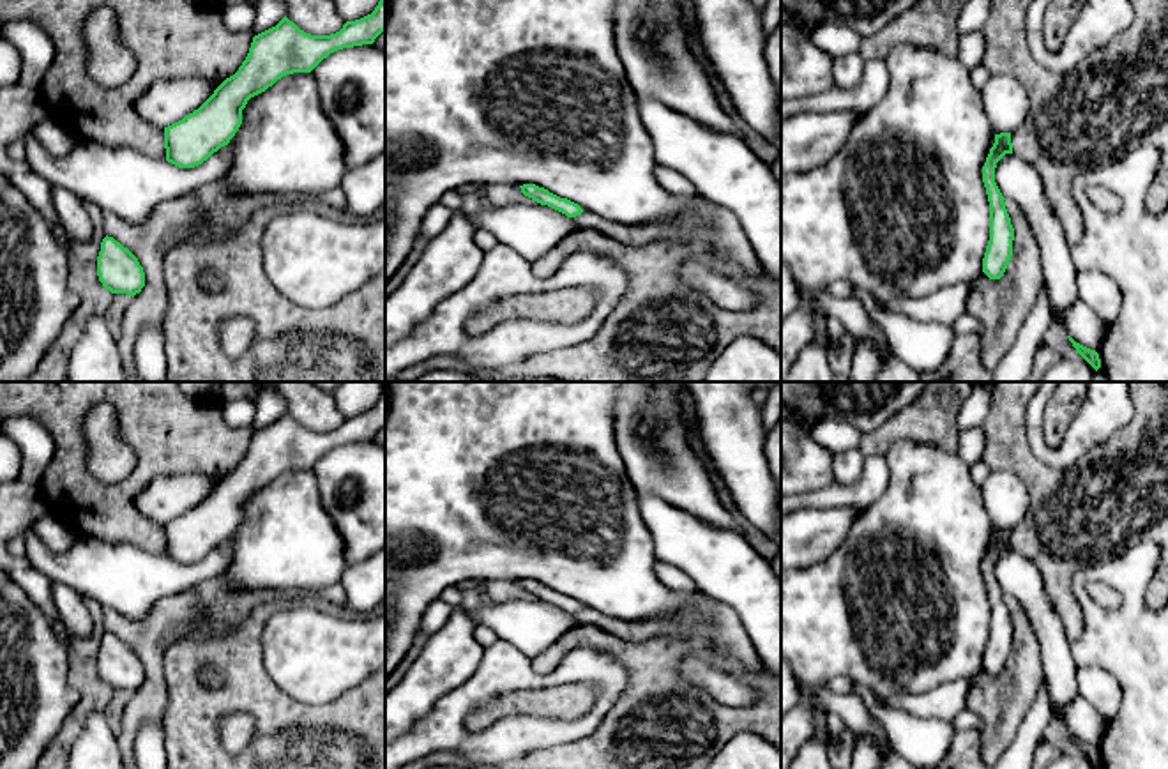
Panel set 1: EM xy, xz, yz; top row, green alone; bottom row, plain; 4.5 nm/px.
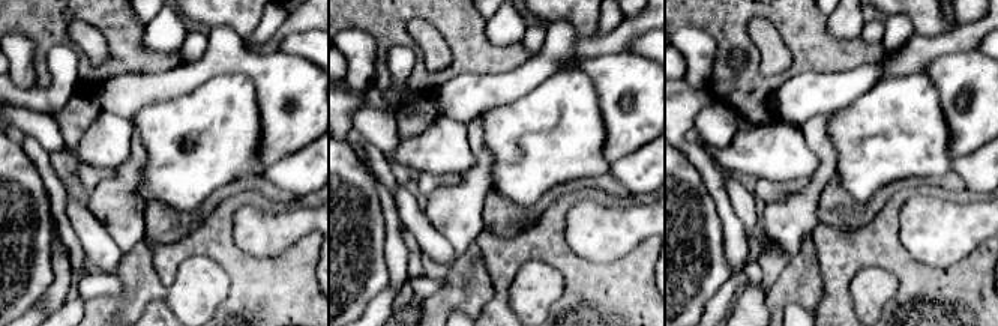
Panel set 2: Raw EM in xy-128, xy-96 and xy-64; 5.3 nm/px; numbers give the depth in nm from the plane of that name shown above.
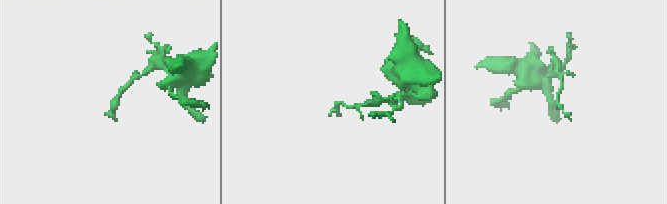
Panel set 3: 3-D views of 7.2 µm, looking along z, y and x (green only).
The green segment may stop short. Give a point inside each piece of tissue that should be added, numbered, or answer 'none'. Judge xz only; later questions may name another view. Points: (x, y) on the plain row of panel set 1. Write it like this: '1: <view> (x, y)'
none

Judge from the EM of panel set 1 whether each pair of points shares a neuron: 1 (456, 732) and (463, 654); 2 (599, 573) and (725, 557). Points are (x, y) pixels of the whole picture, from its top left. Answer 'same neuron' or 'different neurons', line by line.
1: different neurons
2: different neurons

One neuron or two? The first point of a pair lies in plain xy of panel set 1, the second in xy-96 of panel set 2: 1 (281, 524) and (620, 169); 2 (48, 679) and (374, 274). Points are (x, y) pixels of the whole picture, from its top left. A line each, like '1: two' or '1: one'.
1: two
2: one

